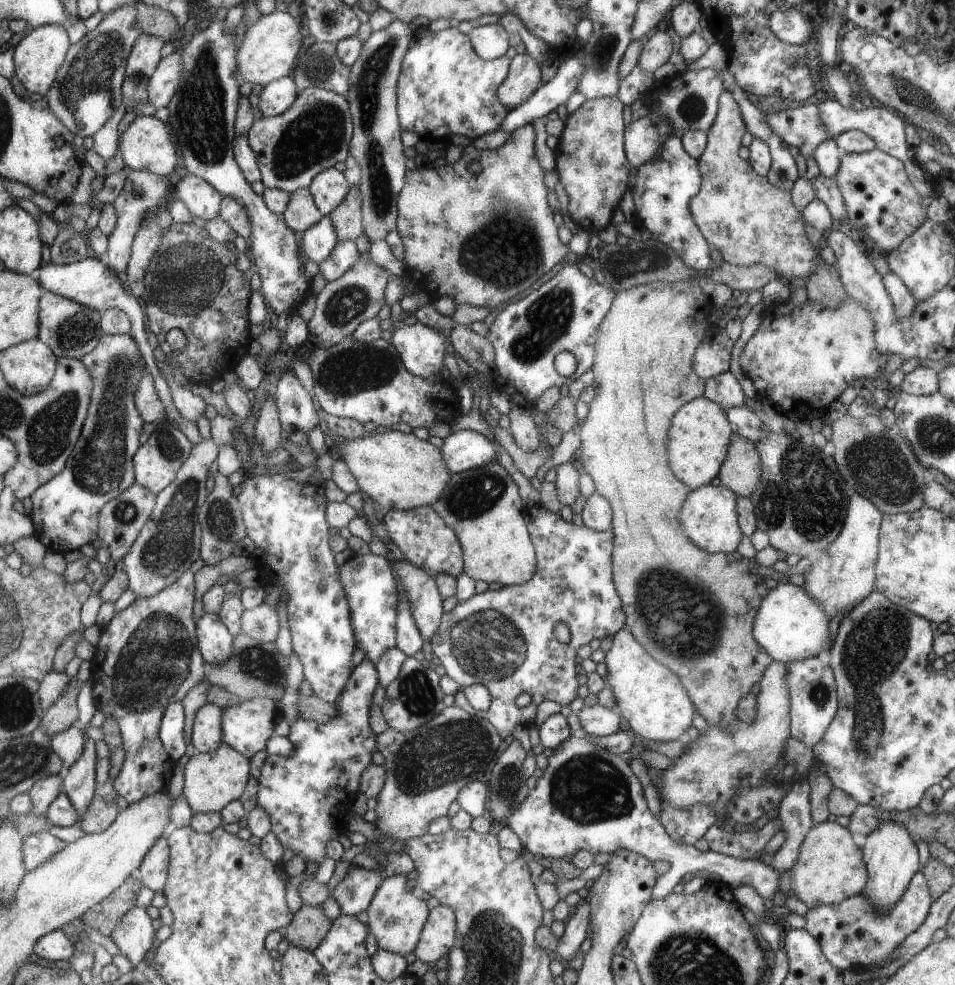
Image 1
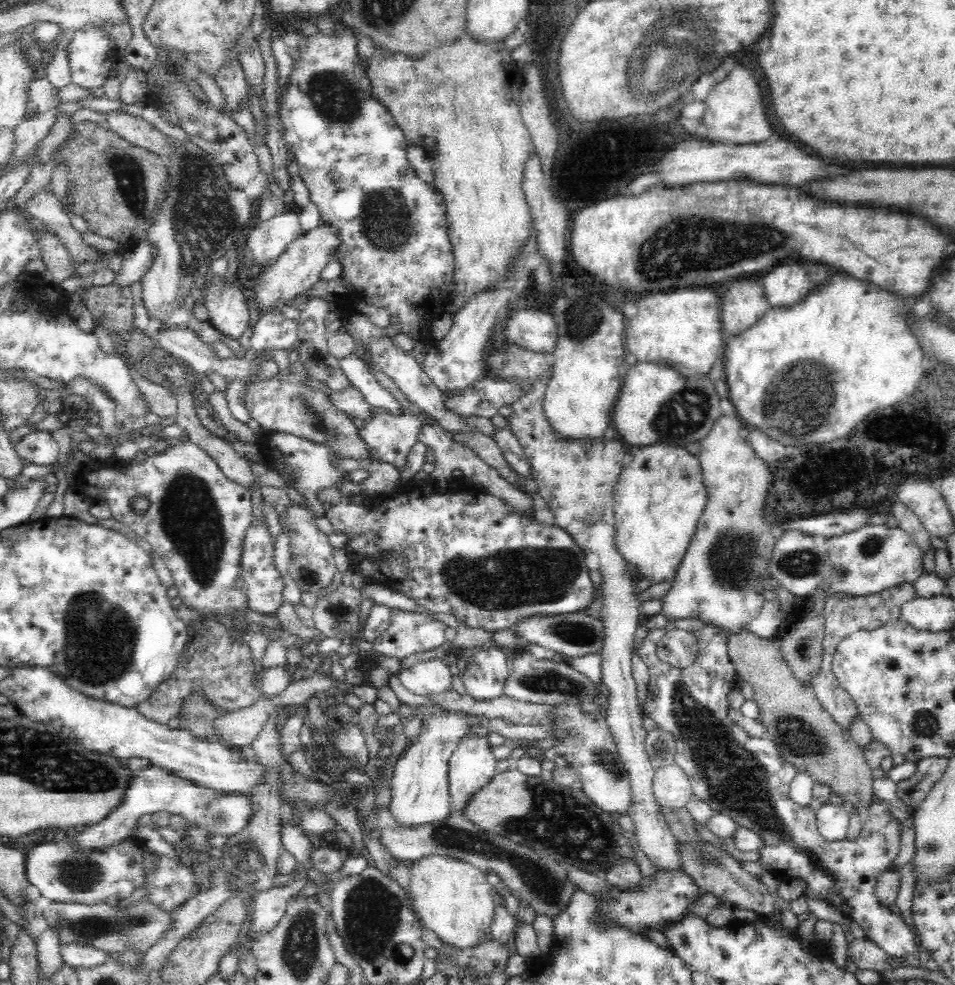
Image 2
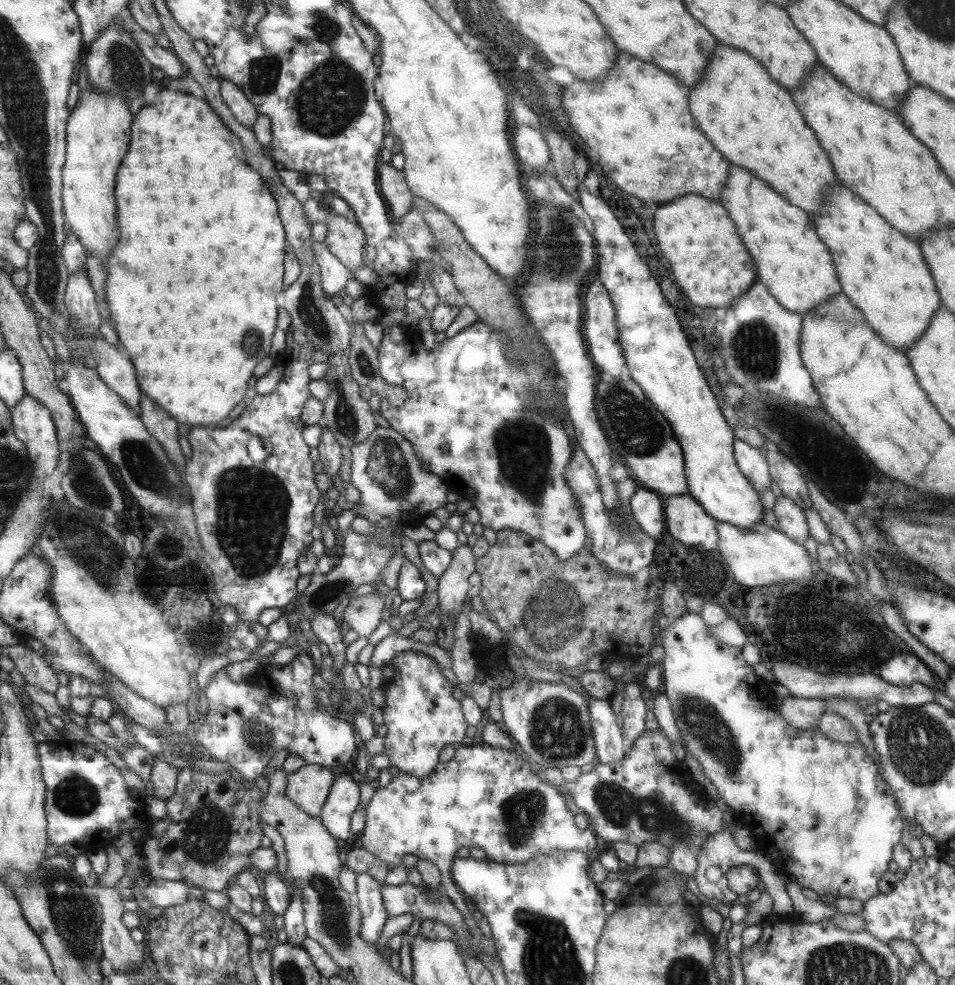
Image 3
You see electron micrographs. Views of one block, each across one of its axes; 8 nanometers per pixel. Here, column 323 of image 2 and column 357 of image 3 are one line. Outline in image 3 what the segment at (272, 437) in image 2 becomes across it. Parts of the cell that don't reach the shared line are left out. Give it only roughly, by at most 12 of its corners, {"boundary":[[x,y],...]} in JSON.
{"boundary":[[376,425],[351,445],[357,516],[419,525],[445,506],[444,481],[422,468],[414,446]]}

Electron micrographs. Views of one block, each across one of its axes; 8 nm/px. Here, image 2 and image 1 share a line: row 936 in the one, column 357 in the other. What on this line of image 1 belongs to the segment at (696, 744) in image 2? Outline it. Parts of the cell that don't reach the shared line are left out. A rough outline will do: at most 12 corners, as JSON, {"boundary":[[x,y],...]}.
{"boundary":[[351,866],[331,898],[341,915],[366,910],[383,880]]}

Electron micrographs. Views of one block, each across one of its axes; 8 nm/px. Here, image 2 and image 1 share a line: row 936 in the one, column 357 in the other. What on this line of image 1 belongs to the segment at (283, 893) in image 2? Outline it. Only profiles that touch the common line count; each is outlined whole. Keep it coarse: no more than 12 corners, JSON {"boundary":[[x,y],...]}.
{"boundary":[[353,239],[337,241],[318,264],[324,280],[339,278],[359,262]]}

